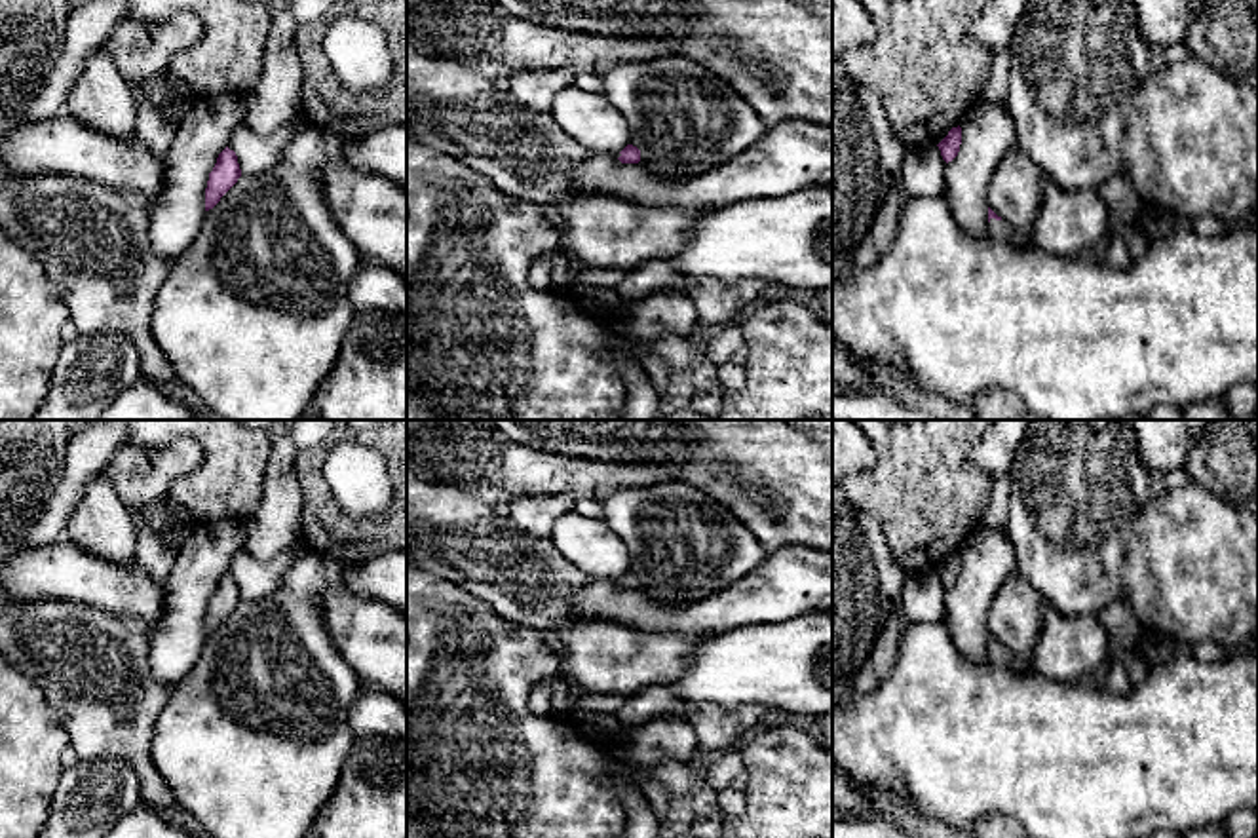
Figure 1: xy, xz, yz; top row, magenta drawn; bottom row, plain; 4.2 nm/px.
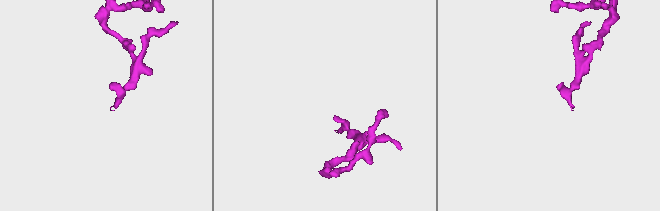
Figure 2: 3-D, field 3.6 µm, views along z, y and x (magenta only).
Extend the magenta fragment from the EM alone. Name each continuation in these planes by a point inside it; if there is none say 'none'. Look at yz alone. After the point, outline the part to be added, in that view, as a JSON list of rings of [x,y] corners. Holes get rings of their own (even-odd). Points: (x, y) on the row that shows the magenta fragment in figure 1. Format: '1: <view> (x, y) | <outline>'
1: yz (1021, 238) | [[[990,219],[988,232],[996,238],[1007,239],[1017,247],[1034,245],[1030,230],[1009,228],[1003,220]]]

